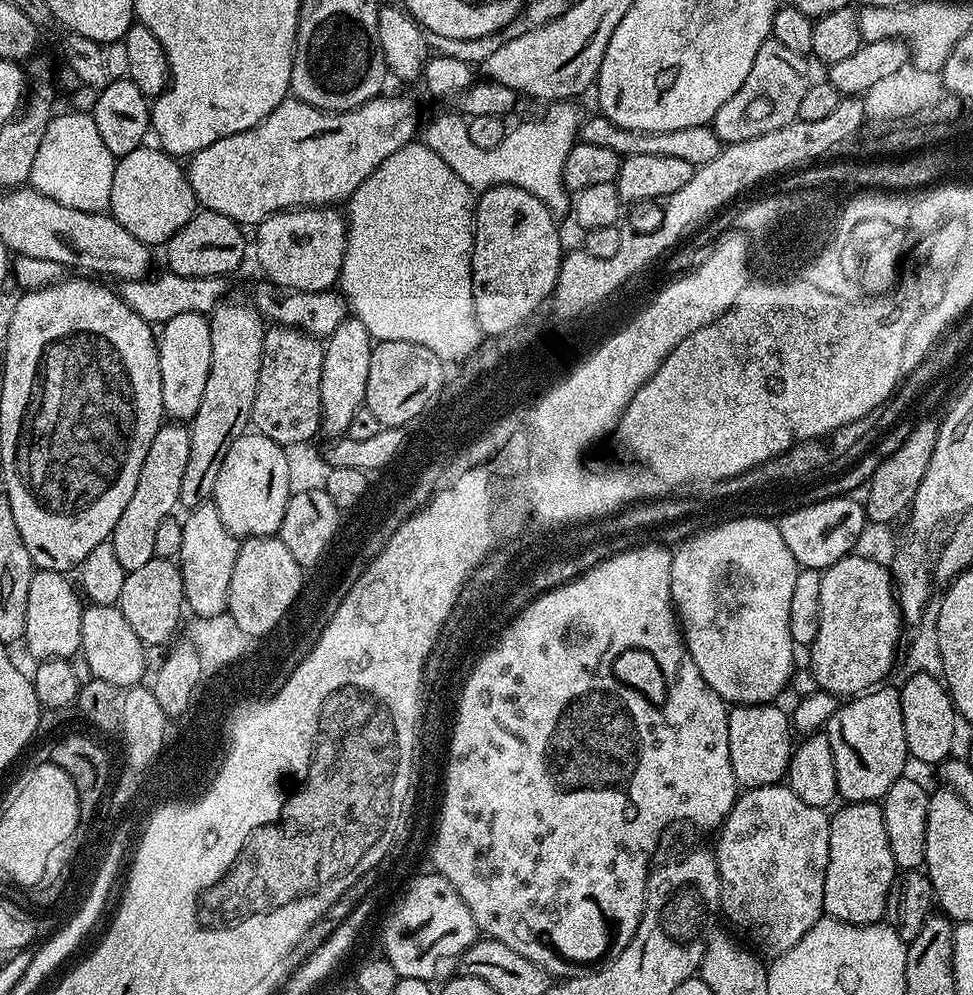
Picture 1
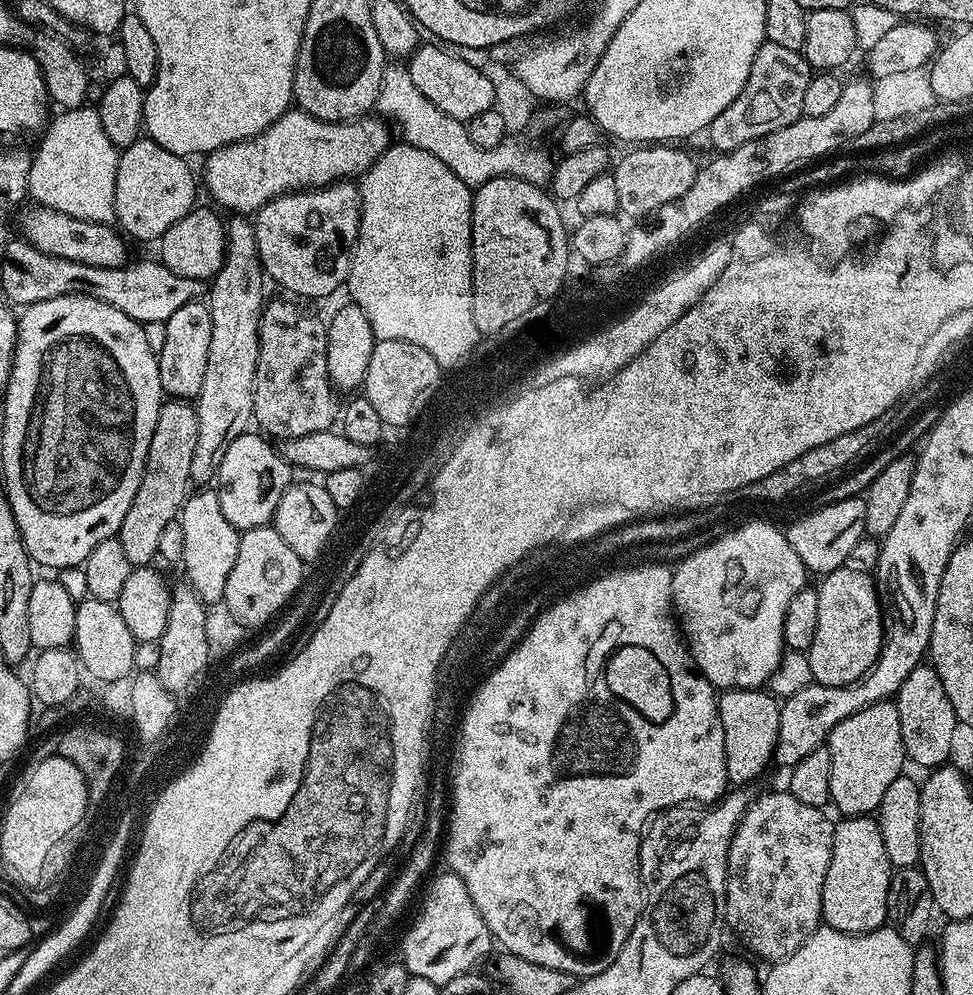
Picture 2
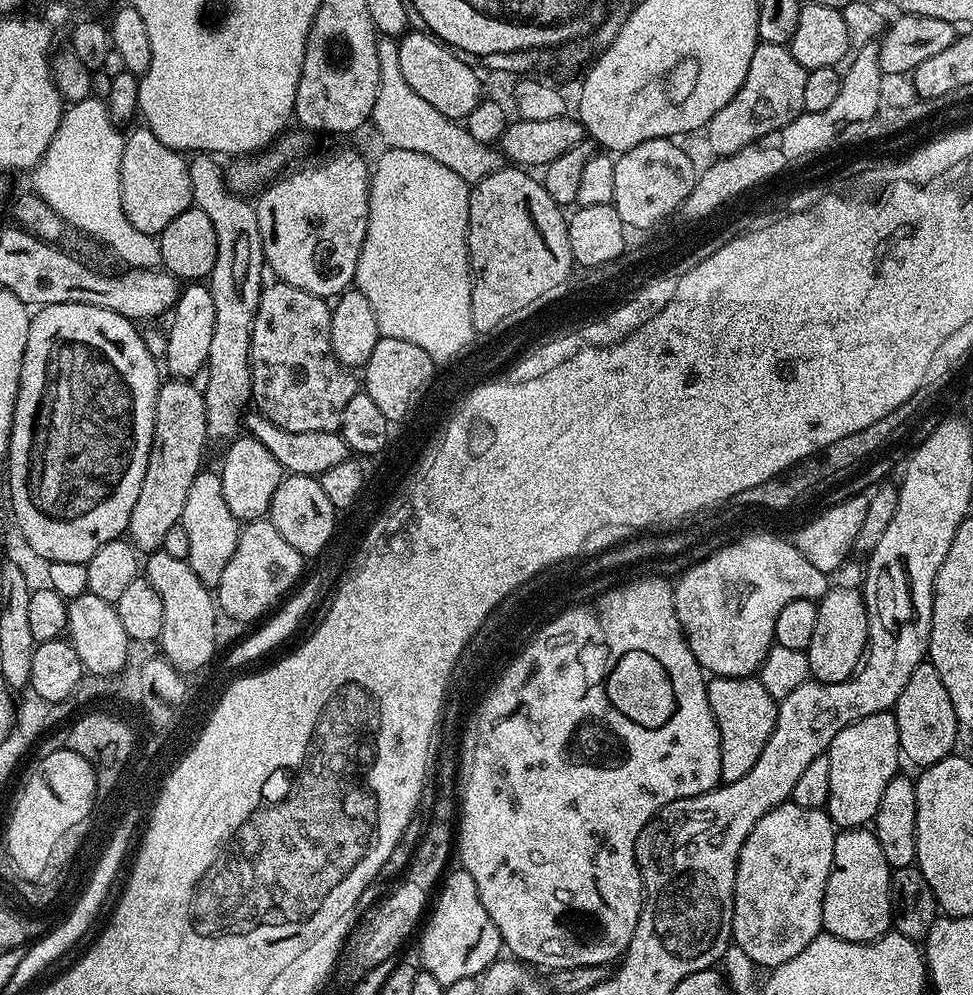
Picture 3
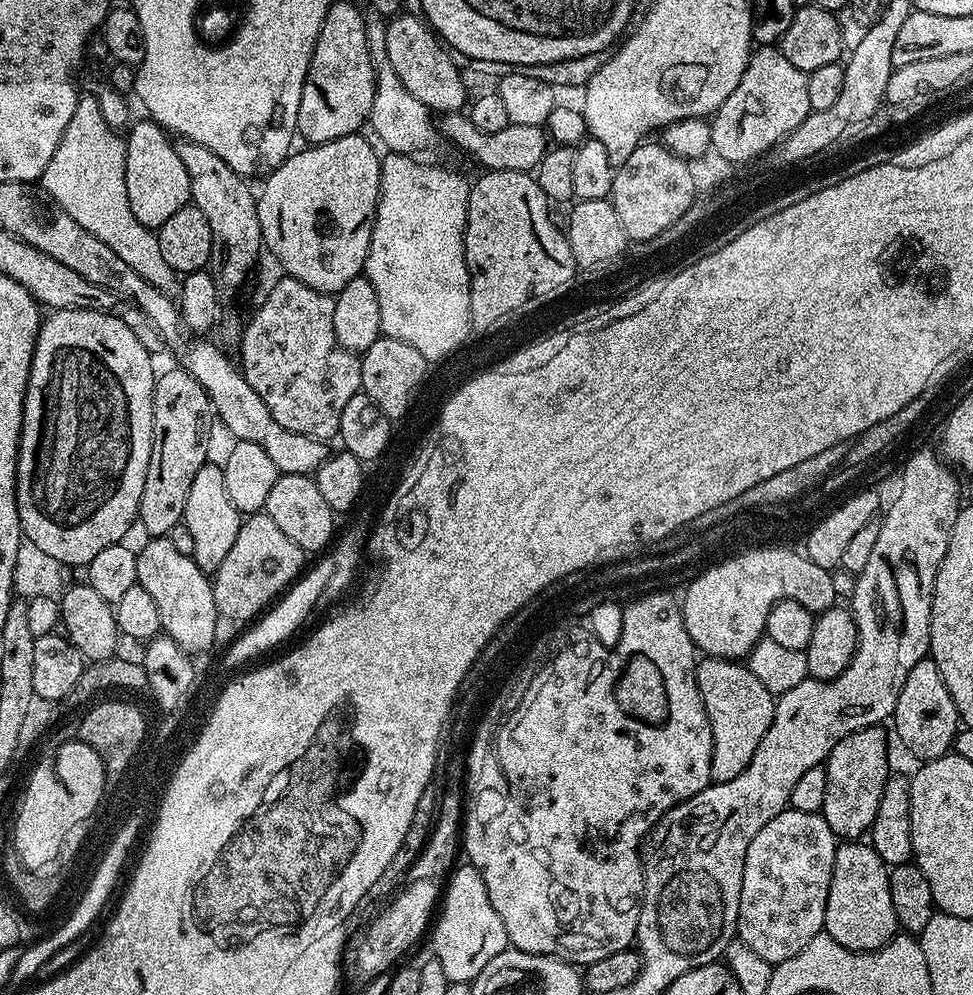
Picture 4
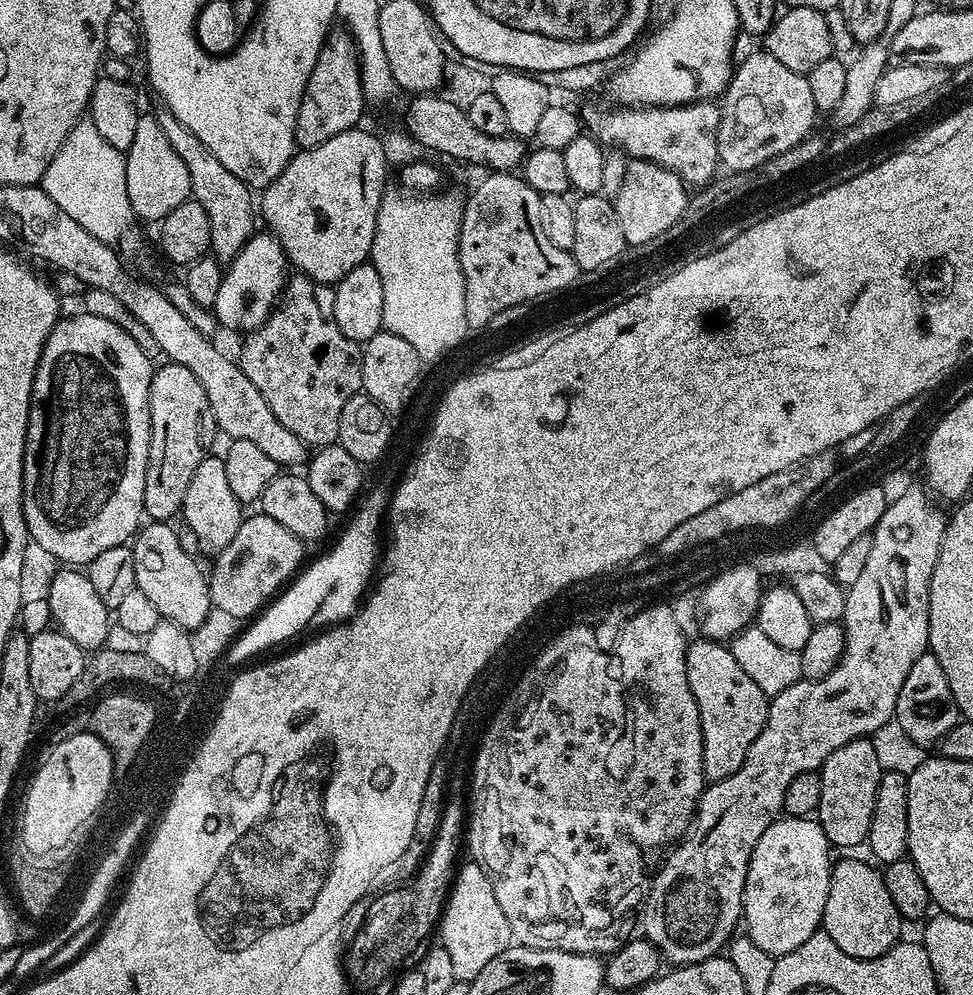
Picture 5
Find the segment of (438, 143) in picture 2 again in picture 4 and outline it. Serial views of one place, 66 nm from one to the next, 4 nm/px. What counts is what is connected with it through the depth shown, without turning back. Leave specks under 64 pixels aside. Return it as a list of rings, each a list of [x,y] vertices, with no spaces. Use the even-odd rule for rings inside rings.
[[[372,14],[365,19],[364,25],[370,46],[372,69],[376,75],[374,106],[368,115],[368,124],[373,132],[371,135],[377,141],[380,139],[388,152],[424,154],[420,152],[430,151],[436,143],[441,143],[442,140],[437,121],[434,119],[434,113],[431,108],[426,107],[422,102],[418,102],[418,98],[414,98],[414,94],[407,92],[402,86],[398,74],[394,74],[394,66],[390,66],[390,58],[386,54],[385,21]]]

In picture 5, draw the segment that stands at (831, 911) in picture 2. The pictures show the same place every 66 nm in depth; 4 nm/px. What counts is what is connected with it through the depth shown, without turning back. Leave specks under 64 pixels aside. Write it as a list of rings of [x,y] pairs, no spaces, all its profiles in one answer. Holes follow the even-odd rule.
[[[837,859],[833,863],[822,930],[834,938],[842,954],[869,960],[886,954],[898,943],[902,917],[886,890],[883,871],[875,863],[865,860]]]

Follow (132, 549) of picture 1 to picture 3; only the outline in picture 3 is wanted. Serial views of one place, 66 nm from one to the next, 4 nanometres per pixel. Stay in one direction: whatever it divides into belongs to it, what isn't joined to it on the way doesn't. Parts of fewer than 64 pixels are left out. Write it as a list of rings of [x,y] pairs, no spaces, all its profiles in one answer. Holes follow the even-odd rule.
[[[168,378],[161,383],[158,390],[152,449],[146,462],[146,474],[142,478],[142,490],[138,490],[138,502],[134,502],[134,510],[130,510],[130,522],[127,530],[131,543],[144,554],[151,554],[163,549],[164,539],[170,526],[183,521],[186,493],[189,492],[194,478],[202,471],[203,464],[200,463],[204,460],[204,447],[210,444],[208,427],[206,426],[204,393],[197,385],[196,388],[194,385],[195,383],[187,380]]]

